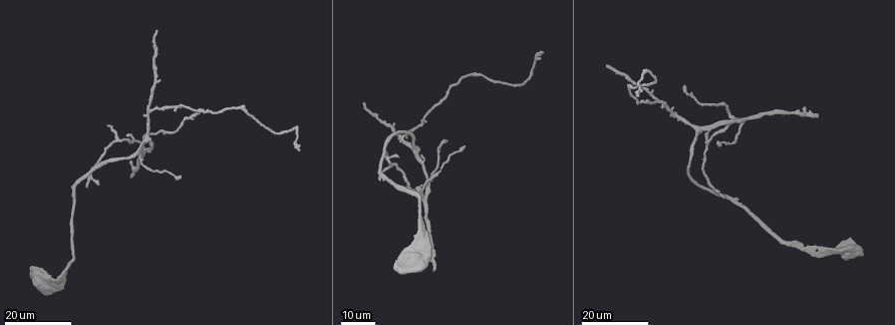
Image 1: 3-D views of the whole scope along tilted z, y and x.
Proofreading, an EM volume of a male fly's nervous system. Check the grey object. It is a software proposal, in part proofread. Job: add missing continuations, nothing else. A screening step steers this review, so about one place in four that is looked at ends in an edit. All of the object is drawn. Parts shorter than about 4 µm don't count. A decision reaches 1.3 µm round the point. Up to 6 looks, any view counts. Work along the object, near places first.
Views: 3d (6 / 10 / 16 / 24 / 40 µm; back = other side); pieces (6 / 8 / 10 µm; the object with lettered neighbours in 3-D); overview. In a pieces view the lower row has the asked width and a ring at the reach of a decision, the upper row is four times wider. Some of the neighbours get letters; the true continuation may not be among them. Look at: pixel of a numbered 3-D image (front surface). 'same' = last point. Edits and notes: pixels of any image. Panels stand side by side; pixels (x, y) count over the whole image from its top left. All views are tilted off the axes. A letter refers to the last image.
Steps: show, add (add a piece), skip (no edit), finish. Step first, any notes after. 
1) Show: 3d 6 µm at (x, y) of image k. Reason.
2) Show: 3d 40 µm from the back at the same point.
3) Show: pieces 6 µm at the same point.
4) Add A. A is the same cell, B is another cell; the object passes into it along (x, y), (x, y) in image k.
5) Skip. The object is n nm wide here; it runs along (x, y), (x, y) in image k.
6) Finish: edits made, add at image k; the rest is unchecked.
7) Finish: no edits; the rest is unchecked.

Show: 3d 16 µm at (85, 187) of image 1. End of a long branch.

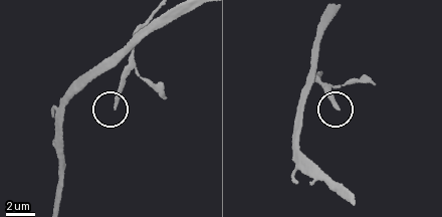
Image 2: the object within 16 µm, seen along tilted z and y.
Show: pieces 10 µm at (115, 105) of image 2.

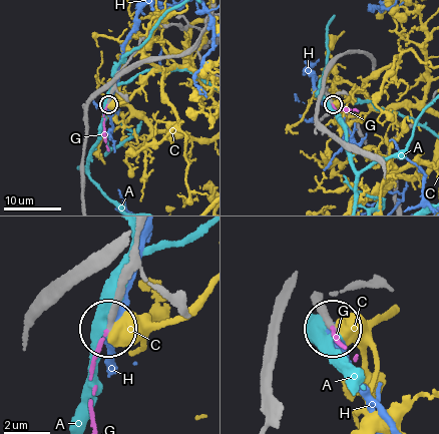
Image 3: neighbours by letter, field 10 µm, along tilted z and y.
Add G. G is the same cell, A, C and H are other cells; the object passes into it along (132, 257), (93, 372), (94, 420) in image 3; it goes on there.

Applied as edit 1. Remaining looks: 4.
Show: overview. See it whole again.

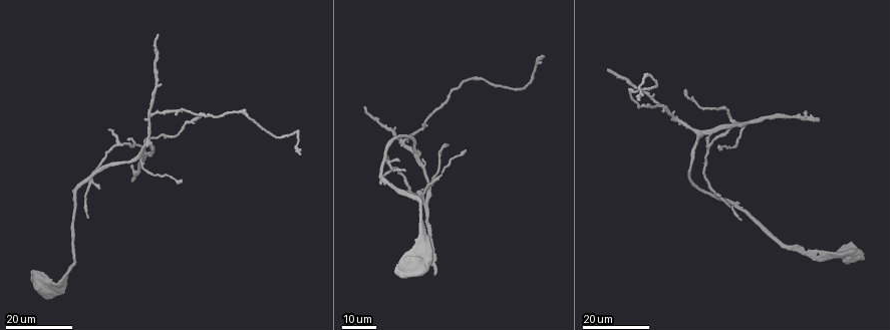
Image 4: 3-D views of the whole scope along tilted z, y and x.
Show: 3d 16 µm at (159, 34) of image 4. Free end.

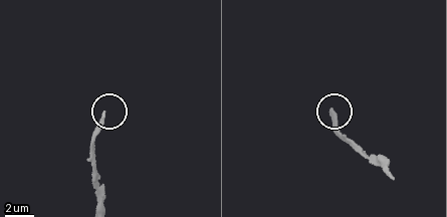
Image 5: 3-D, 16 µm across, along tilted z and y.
Show: pieces 6 µm at (103, 113) of image 5. What lies round it.

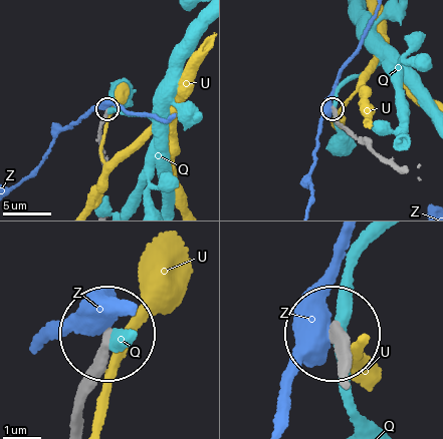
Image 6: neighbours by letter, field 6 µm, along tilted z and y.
Skip. The object is 290 nm wide here; Q, U and Z are other cells; no lettered piece goes on from it.

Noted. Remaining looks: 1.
Finish: edits made, add at image 3; the rest is unchecked.

